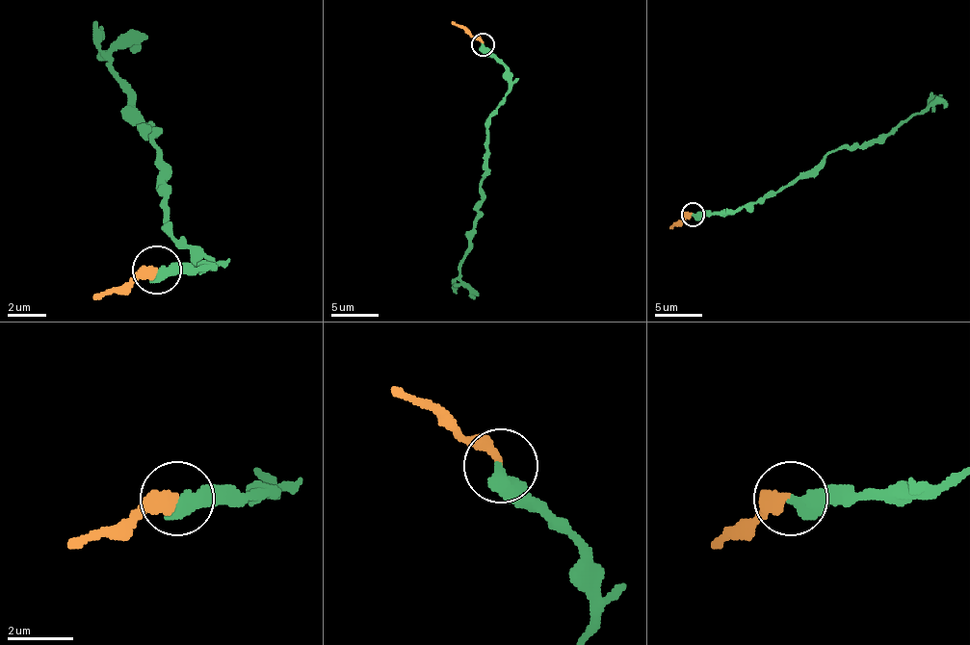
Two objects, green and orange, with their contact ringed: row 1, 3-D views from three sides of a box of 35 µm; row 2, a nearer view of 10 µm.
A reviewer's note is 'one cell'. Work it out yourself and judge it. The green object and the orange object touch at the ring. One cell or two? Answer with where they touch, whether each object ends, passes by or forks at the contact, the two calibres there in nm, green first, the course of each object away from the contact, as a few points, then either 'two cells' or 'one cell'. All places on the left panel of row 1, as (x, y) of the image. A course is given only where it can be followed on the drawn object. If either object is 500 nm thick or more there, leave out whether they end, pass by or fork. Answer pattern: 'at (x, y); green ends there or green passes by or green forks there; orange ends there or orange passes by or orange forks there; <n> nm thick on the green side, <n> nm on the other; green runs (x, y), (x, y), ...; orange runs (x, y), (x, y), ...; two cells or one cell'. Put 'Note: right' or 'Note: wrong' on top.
Note: right
at (156, 270); 500 nm thick on the green side, 340 nm on the other; green runs (158, 269), (201, 269), (211, 264), (168, 230), (163, 153), (153, 143), (110, 66), (119, 47), (139, 47); orange runs (158, 269), (95, 297); one cell

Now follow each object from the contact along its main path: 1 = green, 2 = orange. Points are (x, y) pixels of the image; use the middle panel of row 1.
1: (484, 44), (505, 65), (510, 91), (488, 125), (485, 177), (481, 182), (474, 233), (459, 267), (474, 299)
2: (484, 44), (453, 21)

